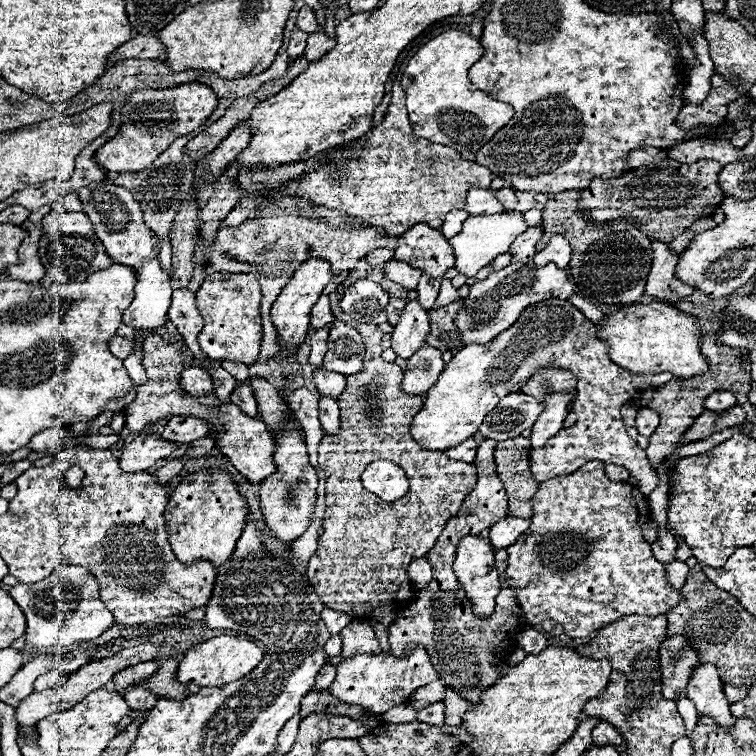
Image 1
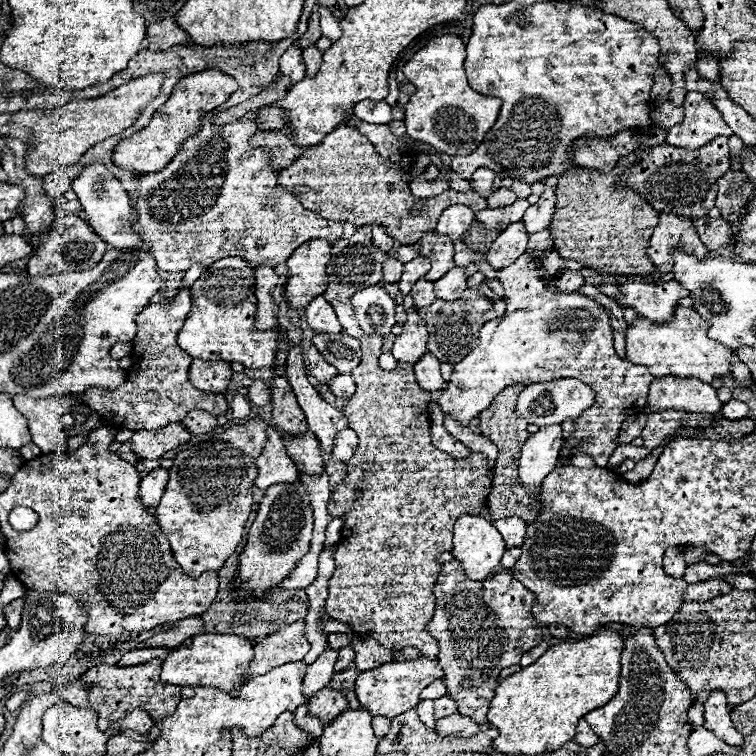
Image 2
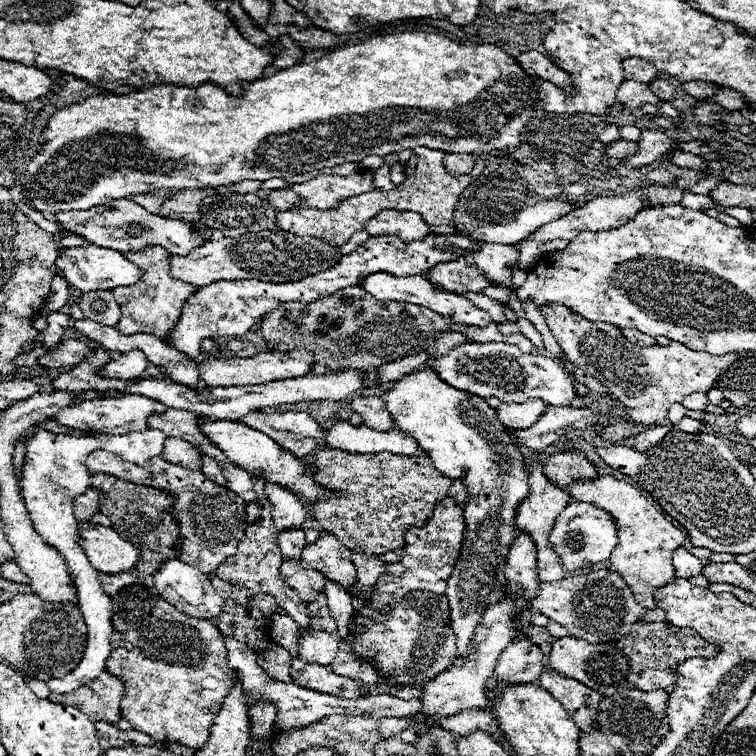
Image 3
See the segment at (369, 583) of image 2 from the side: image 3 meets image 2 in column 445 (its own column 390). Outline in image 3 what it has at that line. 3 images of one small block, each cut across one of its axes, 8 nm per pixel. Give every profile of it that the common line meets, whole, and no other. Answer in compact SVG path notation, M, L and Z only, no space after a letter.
M324 446L314 452L314 476L316 482L332 492L326 500L316 500L312 504L314 520L328 532L340 536L346 548L352 550L352 556L370 556L370 558L352 558L356 566L356 584L352 586L352 608L360 612L364 604L372 598L378 576L386 572L386 562L374 558L378 554L394 552L404 546L404 534L410 526L424 526L432 518L434 506L448 494L452 480L444 478L432 464L428 456L392 456L390 452L378 454L350 454Z

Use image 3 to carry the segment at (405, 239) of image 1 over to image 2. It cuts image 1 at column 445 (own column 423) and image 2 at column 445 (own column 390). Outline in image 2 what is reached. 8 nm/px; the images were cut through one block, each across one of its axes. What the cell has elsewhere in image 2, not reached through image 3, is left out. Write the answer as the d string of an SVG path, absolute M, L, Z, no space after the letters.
M426 232L418 240L418 244L420 244L420 254L432 260L432 268L426 274L426 280L436 282L440 276L448 272L448 268L454 268L454 242L452 240L436 232Z

